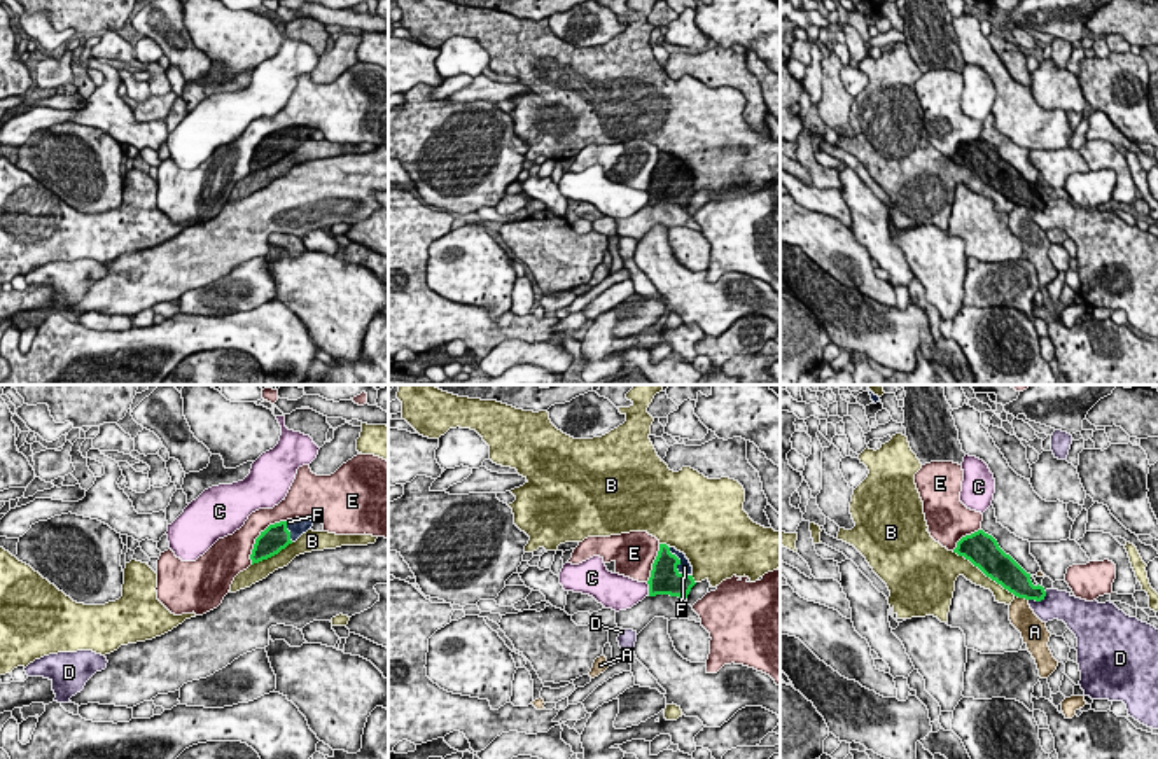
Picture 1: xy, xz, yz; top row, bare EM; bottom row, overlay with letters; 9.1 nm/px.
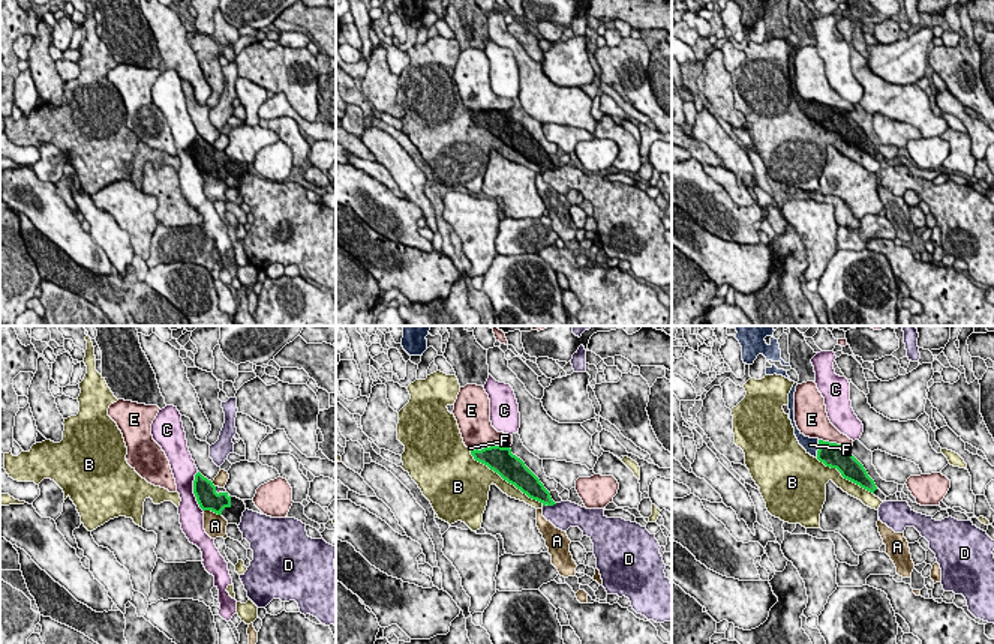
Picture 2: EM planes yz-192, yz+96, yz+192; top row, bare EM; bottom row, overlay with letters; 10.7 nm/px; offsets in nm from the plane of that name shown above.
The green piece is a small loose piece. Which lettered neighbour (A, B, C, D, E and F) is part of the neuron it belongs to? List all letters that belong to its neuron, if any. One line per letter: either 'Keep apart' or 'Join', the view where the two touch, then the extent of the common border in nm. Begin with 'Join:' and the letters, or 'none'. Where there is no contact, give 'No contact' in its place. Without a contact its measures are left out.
Join: F
A: Keep apart. Touches green in yz. Shared border 140 nm
B: Keep apart. Touches green in yz. Shared border 700 nm
C: Keep apart. Touches green in xz. Shared border 120 nm
D: Keep apart. Touches green in yz. Shared border 190 nm
E: Keep apart. Touches green in xy. Shared border 550 nm
F: Join. Touches green in xz. Shared border 360 nm

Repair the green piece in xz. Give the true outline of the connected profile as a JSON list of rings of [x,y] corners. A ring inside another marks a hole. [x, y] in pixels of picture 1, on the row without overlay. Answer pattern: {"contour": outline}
{"contour": [[[659,152],[647,192],[649,205],[670,203],[686,208],[696,191],[686,163],[675,156]]]}

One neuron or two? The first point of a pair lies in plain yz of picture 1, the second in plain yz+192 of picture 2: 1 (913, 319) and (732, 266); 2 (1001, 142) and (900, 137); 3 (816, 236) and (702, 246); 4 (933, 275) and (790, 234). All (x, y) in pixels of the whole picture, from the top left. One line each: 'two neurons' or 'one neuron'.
1: one neuron
2: two neurons
3: two neurons
4: two neurons

